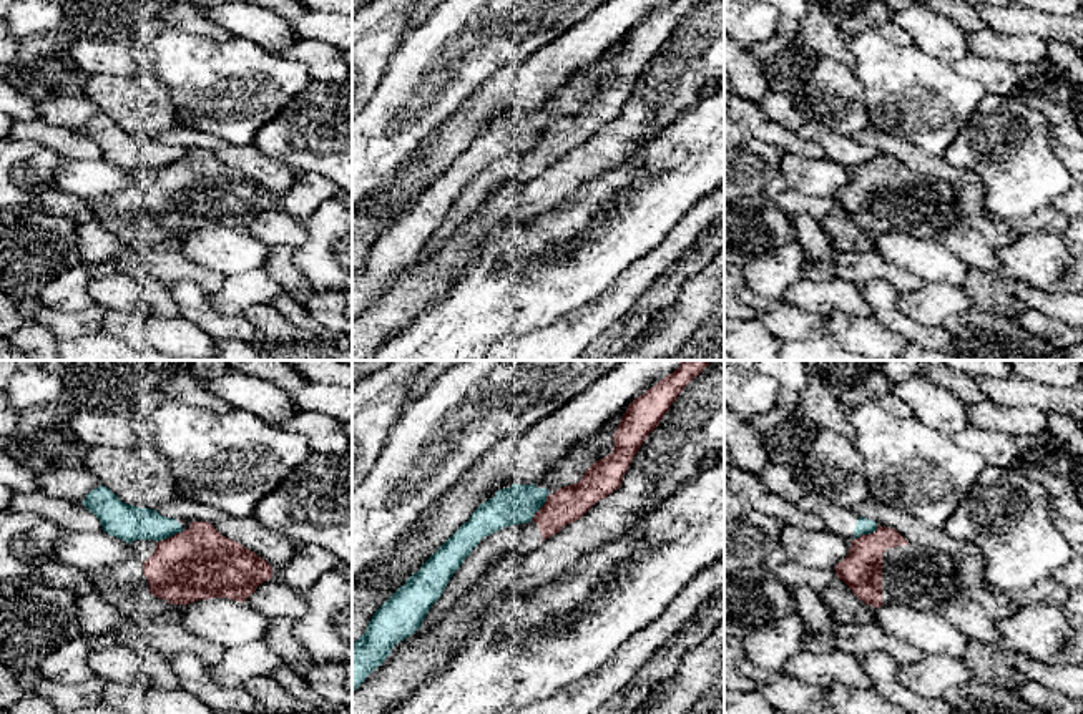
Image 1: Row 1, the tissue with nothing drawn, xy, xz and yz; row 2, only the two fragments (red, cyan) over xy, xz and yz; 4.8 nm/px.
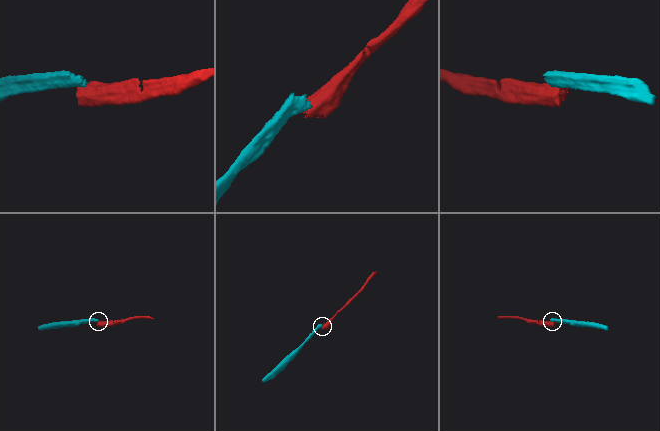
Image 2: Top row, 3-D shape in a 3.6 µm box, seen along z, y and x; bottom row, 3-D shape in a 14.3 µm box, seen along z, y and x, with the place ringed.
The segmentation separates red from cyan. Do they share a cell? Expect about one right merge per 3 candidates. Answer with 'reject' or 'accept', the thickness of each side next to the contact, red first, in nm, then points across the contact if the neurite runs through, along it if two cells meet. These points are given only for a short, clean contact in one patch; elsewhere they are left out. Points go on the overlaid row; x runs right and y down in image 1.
reject | 360/170 nm | along xy (183, 530), (156, 542)

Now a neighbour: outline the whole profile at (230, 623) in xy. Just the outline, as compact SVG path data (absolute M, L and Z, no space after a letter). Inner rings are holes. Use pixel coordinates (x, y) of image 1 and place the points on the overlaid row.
M228 598L189 603L181 614L181 624L186 629L226 649L264 639L269 621L247 603Z

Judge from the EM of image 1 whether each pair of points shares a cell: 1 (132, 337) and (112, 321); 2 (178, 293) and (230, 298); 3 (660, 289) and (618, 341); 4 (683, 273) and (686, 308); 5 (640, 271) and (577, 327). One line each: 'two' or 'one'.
1: one
2: two
3: one
4: two
5: one

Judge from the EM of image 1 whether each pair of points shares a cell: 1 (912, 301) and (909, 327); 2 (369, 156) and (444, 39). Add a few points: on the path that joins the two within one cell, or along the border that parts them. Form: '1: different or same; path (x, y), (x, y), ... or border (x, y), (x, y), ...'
1: different; border (896, 306), (926, 327)
2: same; path (391, 127), (436, 68)

